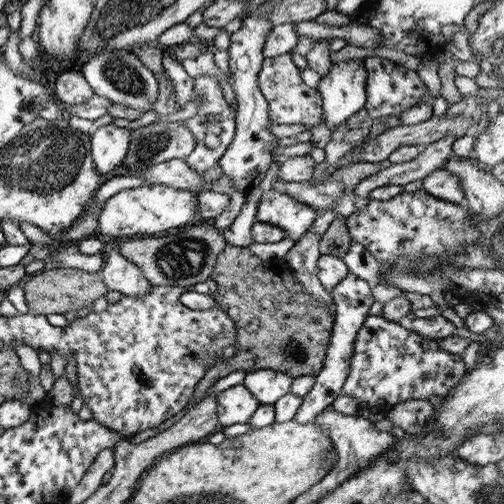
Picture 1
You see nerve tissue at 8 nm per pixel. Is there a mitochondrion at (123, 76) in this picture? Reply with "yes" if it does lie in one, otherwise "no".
yes

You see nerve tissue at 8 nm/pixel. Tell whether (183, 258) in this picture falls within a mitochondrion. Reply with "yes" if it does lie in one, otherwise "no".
yes

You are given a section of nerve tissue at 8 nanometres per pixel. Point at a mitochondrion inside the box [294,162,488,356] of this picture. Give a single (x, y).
(410, 272)

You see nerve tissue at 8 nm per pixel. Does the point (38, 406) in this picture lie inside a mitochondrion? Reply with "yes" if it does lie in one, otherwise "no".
no

